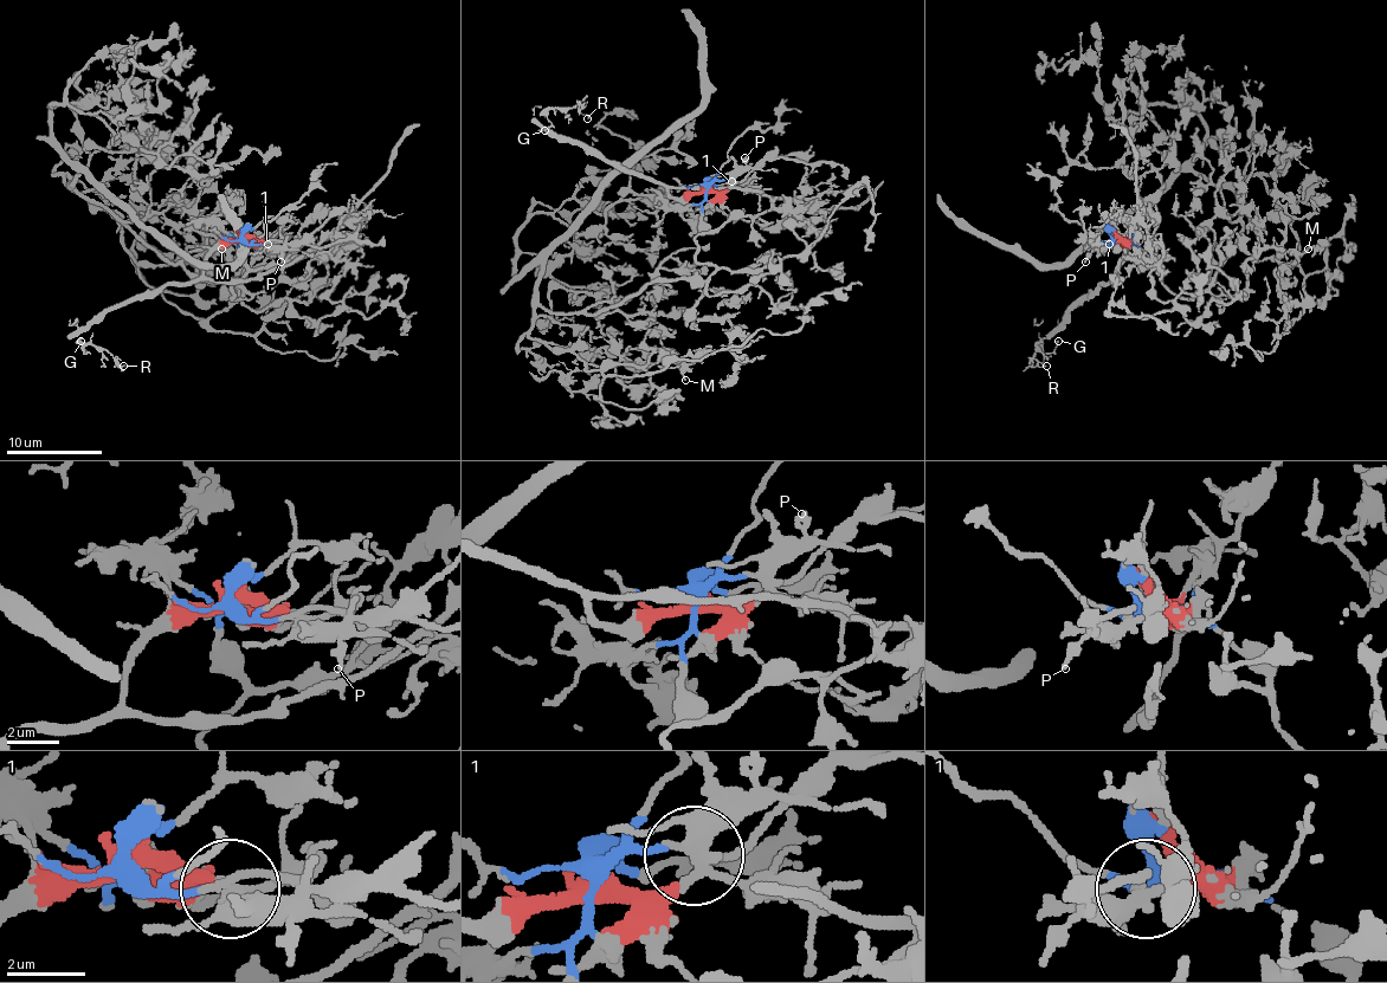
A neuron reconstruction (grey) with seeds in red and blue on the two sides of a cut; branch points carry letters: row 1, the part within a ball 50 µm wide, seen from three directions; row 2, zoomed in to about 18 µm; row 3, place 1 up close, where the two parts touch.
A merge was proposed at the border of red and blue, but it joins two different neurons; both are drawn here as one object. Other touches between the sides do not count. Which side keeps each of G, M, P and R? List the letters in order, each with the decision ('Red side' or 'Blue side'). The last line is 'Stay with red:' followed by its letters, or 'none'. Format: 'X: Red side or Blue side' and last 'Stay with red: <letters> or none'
G: Red side
M: Blue side
P: Red side
R: Red side
Stay with red: G, P, R

